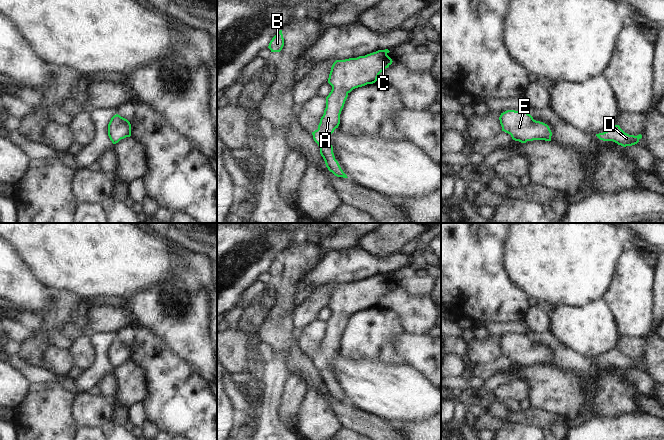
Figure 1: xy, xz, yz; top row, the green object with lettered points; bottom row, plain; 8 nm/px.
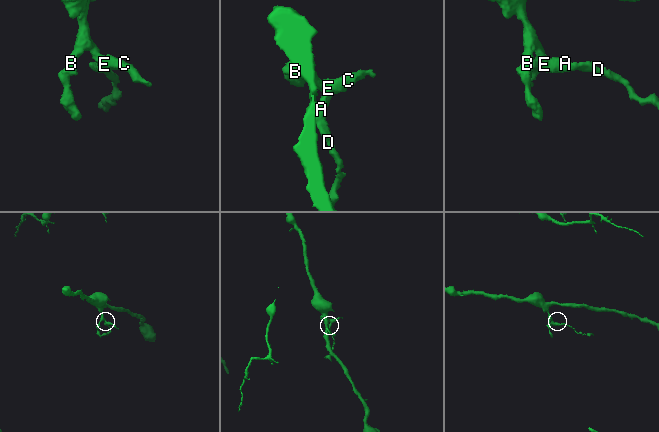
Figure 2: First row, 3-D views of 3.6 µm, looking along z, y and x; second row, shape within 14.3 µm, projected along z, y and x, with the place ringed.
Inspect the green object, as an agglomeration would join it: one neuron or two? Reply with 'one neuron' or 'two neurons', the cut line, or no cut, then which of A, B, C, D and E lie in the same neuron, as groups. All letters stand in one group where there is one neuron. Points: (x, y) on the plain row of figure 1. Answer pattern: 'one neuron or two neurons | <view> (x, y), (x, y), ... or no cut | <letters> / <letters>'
one neuron | no cut | A B C D E

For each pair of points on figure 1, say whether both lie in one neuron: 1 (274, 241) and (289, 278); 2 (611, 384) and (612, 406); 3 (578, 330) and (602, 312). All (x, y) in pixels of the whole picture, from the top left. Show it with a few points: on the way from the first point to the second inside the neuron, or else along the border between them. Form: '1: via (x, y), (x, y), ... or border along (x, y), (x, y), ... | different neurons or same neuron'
1: border along (287, 247), (281, 253) | different neurons
2: via (611, 389), (612, 401) | same neuron
3: via (584, 329), (596, 318) | same neuron

